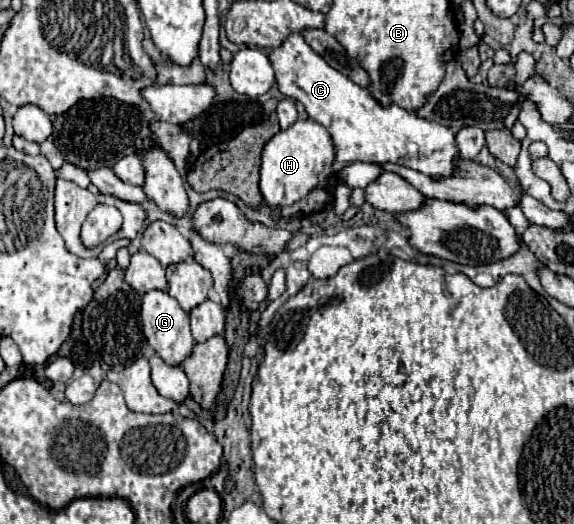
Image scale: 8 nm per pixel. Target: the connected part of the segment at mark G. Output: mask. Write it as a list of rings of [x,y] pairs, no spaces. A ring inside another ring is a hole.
[[[152,289],[150,293],[142,295],[142,325],[144,325],[144,335],[148,339],[148,345],[168,363],[168,365],[180,365],[194,347],[194,339],[190,333],[190,321],[188,321],[188,313],[178,305],[178,301],[174,301],[174,297],[170,297],[166,291],[160,289]]]

